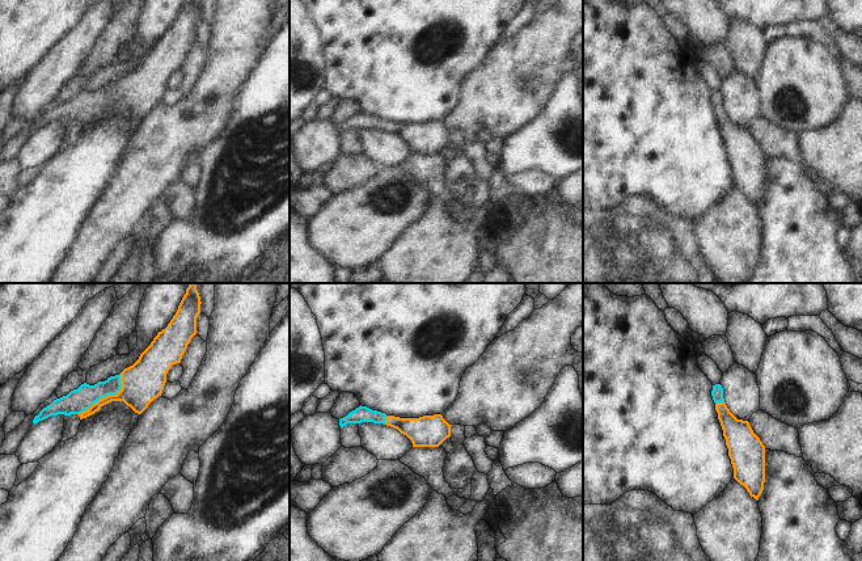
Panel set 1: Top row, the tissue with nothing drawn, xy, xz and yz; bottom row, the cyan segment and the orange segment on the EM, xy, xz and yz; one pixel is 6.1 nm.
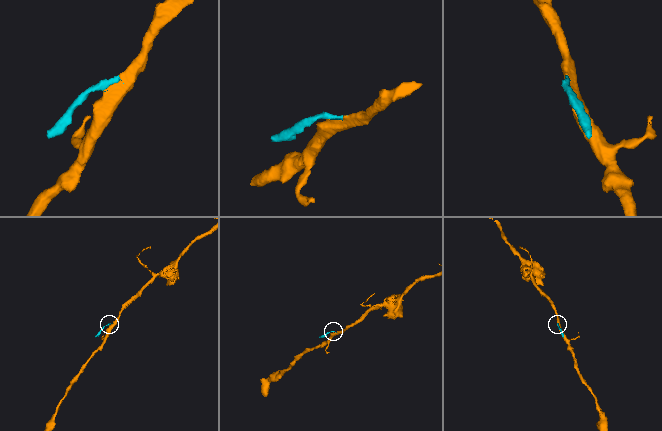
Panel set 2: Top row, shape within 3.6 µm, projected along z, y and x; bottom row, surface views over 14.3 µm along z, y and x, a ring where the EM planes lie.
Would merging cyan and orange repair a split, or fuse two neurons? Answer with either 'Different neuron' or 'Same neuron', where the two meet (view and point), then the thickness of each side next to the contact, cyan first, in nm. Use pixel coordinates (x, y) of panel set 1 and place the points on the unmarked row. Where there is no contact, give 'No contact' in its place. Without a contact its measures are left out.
Same neuron. Touches cyan at xy (106, 101). Thickness 150 nm (cyan) against 260 nm.

